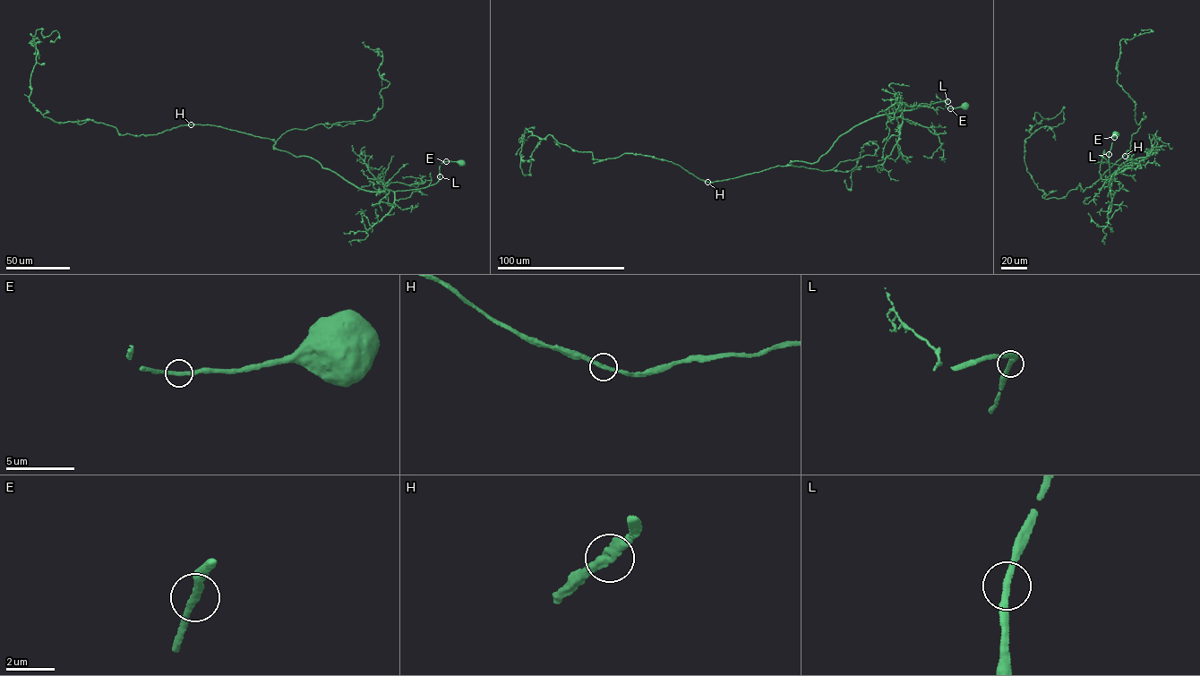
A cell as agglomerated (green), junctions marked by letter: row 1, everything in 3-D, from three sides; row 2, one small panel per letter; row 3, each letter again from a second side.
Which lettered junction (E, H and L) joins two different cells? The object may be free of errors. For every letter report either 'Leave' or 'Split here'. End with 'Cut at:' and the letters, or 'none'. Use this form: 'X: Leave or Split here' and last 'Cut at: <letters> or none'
E: Leave
H: Leave
L: Leave
Cut at: none

